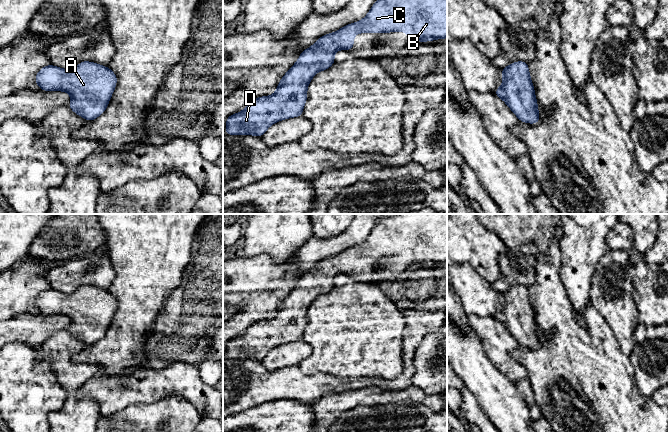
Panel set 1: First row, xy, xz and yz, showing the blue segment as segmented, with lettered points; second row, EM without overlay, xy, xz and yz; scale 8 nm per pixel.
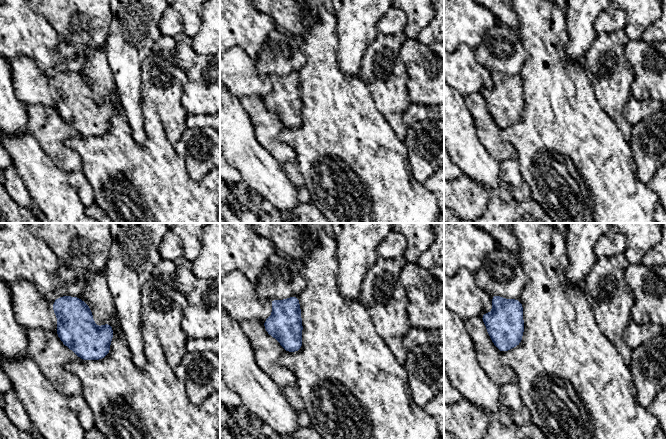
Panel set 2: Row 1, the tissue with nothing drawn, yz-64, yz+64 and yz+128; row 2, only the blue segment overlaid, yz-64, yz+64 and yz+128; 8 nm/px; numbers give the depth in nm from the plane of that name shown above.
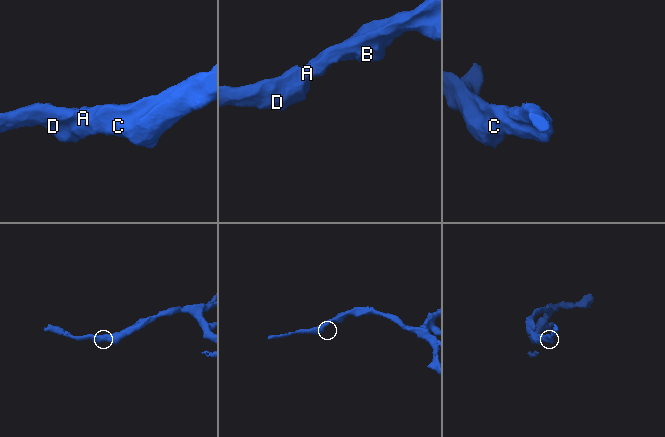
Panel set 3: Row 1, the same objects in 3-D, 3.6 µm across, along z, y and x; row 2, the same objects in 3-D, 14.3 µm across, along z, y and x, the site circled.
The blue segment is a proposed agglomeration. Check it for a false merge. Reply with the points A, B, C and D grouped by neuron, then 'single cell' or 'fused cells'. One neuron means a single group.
A B C D | single cell

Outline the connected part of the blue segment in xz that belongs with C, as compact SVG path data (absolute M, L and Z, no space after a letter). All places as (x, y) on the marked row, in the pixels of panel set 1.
M377 0L362 20L345 25L336 32L318 38L311 47L303 50L295 64L281 78L274 94L257 97L249 102L244 110L228 116L226 118L225 134L262 137L266 130L276 122L302 116L303 107L308 99L307 88L310 81L316 73L329 69L334 64L334 54L336 51L352 50L354 47L354 35L356 33L390 33L395 31L407 33L410 42L428 42L447 38L447 0Z

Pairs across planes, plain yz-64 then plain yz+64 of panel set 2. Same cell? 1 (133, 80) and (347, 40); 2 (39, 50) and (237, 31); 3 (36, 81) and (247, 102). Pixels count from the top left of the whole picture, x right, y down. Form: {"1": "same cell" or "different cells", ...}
{"1": "same cell", "2": "same cell", "3": "different cells"}

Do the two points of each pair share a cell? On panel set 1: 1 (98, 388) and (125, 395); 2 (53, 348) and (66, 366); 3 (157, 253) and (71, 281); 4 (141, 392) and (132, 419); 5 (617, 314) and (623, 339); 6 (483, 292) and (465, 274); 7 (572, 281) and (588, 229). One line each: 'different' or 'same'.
1: same
2: same
3: different
4: different
5: same
6: same
7: same

